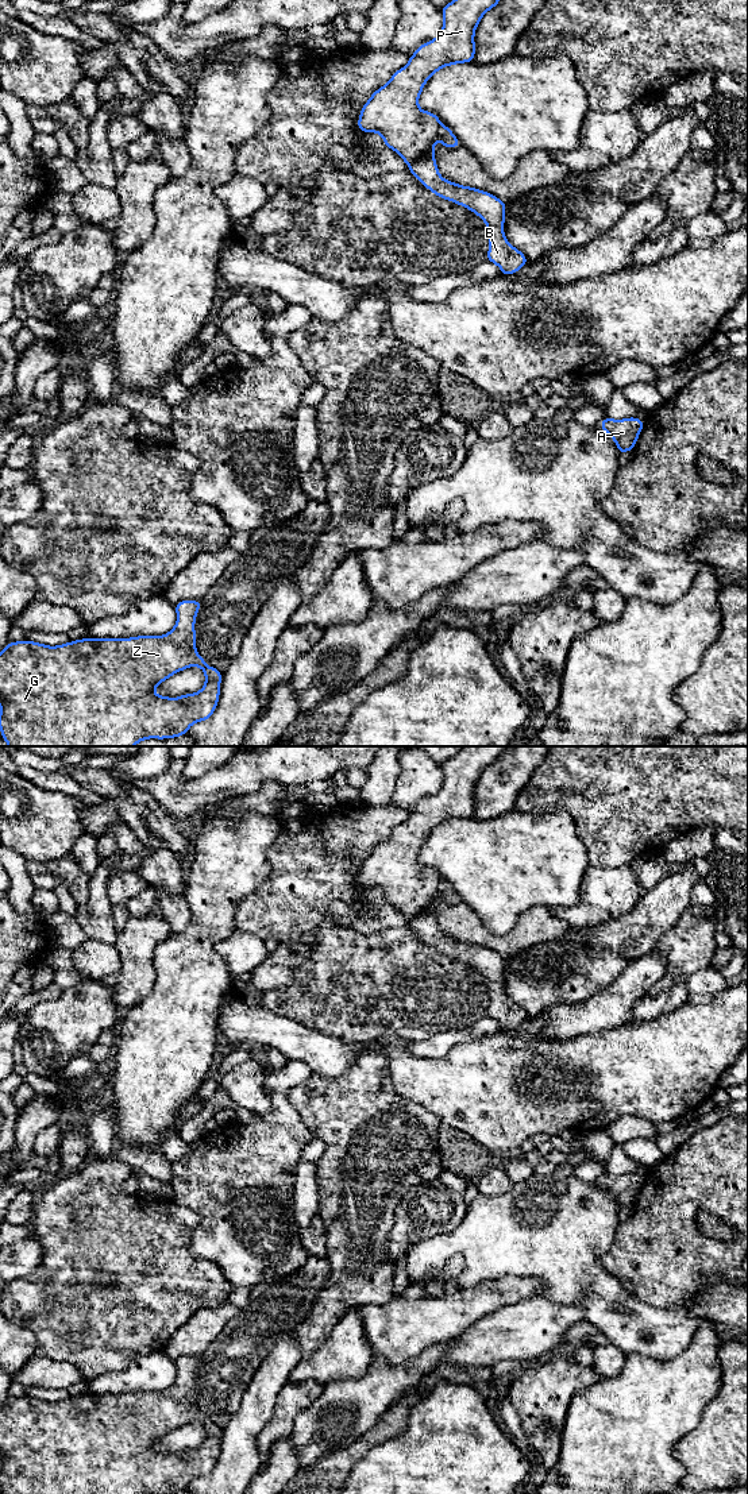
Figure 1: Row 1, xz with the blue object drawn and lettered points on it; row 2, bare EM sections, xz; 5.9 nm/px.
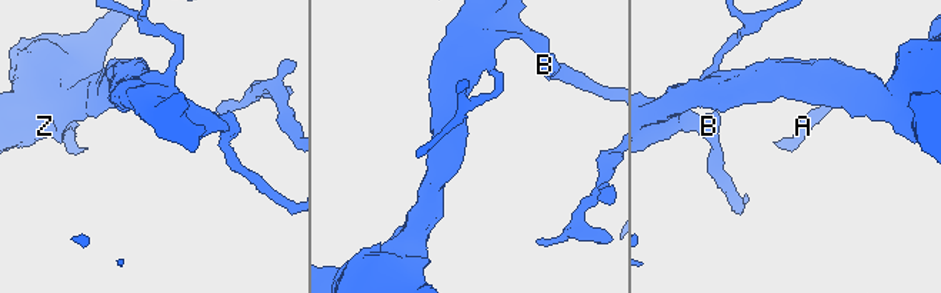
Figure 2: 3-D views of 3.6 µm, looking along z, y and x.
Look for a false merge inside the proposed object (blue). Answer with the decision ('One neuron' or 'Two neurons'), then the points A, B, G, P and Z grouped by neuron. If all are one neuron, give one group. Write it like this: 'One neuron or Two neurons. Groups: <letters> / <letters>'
Two neurons. Groups: A B / G P Z

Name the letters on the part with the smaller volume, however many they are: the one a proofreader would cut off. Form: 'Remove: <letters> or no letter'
Remove: A, B

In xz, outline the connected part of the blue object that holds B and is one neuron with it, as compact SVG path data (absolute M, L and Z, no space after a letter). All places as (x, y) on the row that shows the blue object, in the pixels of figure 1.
M435 143L409 166L409 171L433 194L473 211L486 223L490 240L486 259L496 263L504 275L512 275L528 263L504 233L506 202L485 190L444 179L435 161Z

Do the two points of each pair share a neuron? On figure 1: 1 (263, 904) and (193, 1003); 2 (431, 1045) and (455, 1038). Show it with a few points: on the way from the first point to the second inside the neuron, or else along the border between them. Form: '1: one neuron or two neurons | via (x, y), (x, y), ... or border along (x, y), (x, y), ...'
1: two neurons | border along (243, 899), (235, 912), (236, 930)
2: one neuron | via (436, 1045), (450, 1038)

